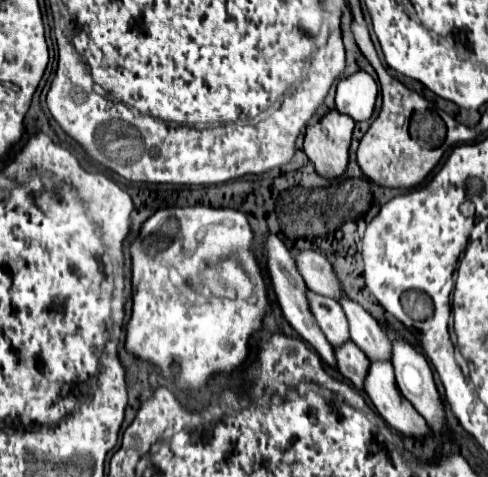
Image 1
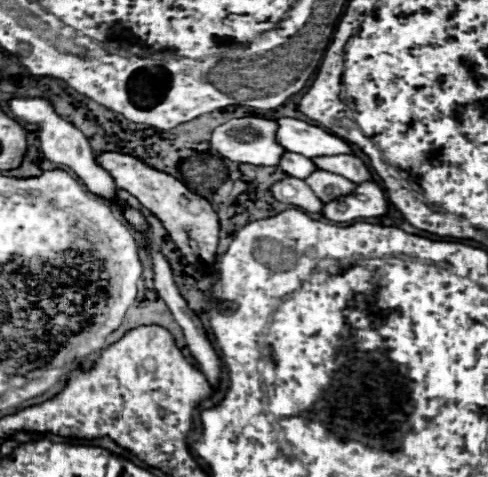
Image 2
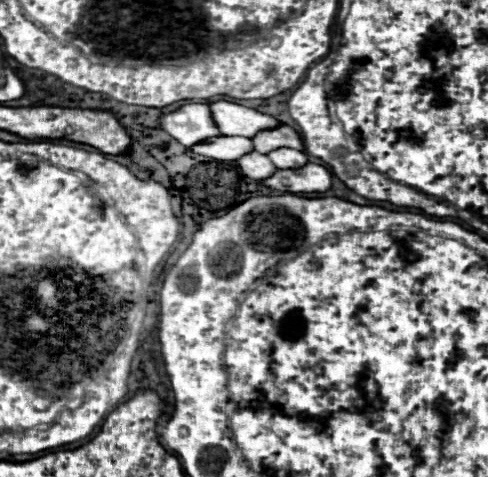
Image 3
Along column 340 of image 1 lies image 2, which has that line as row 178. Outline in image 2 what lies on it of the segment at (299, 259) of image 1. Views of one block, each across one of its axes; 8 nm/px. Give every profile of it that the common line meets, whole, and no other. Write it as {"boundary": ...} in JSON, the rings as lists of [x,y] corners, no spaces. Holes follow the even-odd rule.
{"boundary":[[[292,176],[276,182],[272,186],[272,196],[278,202],[300,206],[302,210],[312,214],[322,214],[324,208],[324,202],[312,192],[312,188],[304,180],[292,180]]]}

